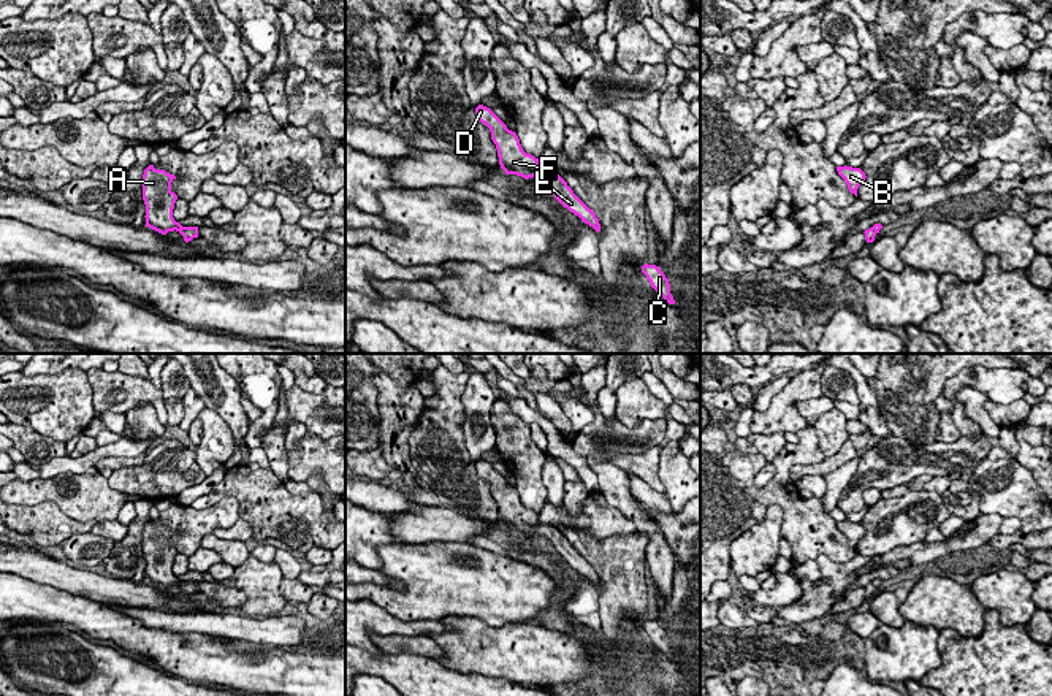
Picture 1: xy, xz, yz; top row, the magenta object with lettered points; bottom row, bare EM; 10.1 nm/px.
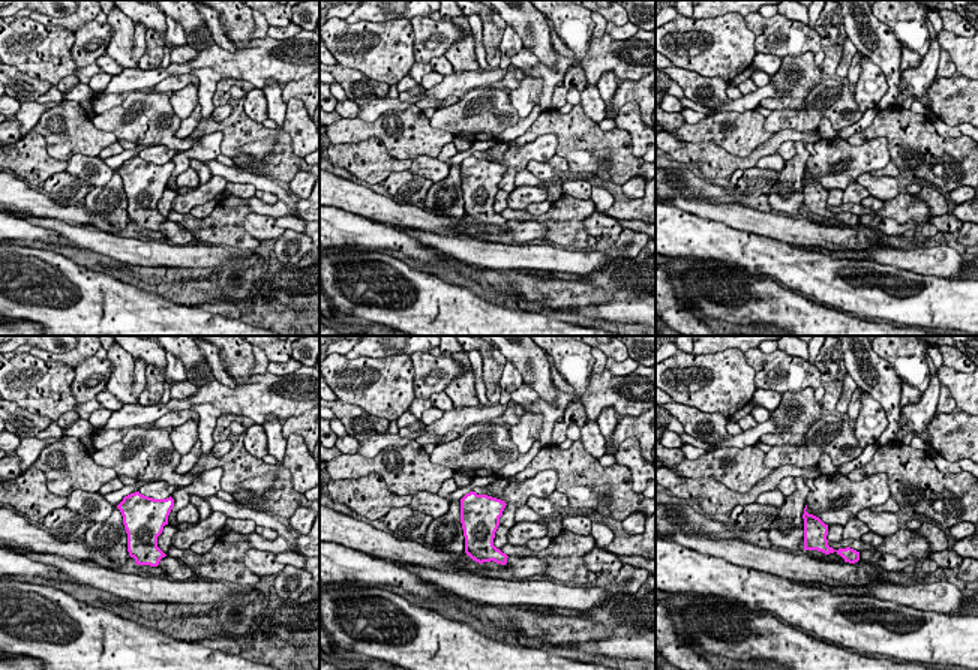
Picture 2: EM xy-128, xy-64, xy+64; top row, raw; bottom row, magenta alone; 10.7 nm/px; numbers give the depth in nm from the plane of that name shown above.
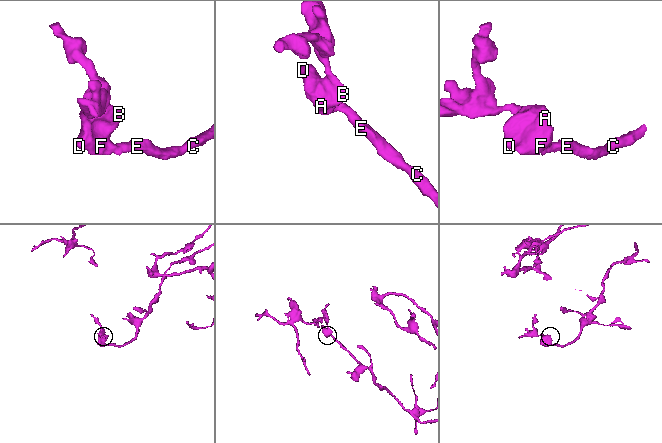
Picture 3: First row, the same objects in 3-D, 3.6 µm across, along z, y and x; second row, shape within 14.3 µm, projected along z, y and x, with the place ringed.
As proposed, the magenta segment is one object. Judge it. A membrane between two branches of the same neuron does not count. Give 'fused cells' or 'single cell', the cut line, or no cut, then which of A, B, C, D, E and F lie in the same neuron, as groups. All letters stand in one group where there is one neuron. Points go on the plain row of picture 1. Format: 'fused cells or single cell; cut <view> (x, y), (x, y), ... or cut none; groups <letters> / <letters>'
single cell; cut none; groups A B C D E F

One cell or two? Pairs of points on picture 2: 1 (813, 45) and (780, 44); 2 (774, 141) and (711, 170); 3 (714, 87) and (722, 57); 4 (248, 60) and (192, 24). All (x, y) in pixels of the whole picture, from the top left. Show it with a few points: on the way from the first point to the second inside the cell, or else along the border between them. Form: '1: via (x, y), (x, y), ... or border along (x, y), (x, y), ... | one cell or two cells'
1: via (806, 39), (788, 39) | one cell
2: via (759, 153), (749, 162), (726, 164) | one cell
3: border along (683, 69), (719, 77), (728, 84) | two cells
4: border along (212, 42), (198, 51) | two cells

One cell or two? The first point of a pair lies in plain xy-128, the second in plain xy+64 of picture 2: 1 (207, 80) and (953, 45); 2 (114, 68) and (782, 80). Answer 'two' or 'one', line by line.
1: one
2: two

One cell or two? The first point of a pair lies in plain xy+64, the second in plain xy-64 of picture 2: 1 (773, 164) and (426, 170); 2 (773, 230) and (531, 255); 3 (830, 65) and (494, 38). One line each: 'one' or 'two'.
1: one
2: two
3: one

